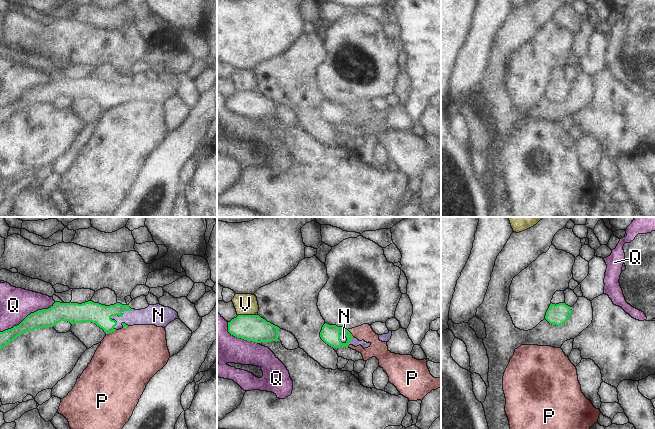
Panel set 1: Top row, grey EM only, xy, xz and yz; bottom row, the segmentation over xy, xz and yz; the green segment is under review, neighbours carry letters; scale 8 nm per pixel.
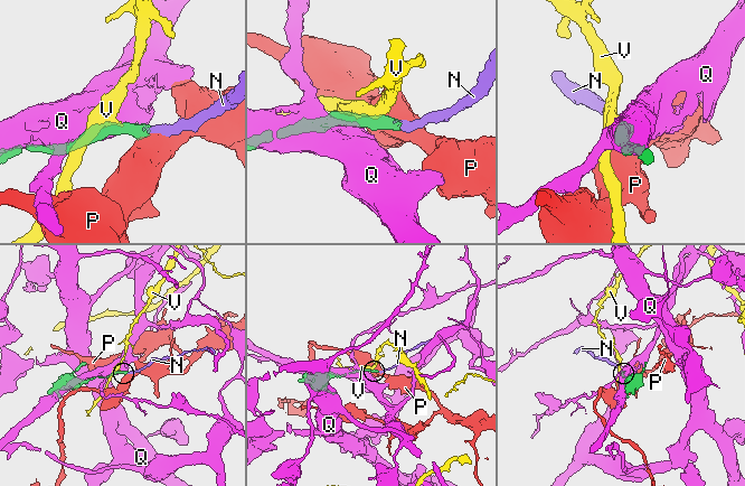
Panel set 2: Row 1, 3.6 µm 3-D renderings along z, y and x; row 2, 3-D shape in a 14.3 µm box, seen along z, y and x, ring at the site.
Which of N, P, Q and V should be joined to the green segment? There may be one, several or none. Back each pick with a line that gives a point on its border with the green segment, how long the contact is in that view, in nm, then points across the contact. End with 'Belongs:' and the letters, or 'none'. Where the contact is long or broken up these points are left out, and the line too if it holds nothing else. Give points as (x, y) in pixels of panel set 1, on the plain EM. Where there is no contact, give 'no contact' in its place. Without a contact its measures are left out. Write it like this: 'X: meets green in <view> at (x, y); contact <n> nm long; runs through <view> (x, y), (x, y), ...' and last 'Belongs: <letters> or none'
N: meets green in xy at (116, 90); contact 220 nm long; runs through xy (89, 87), (98, 90), (116, 90), (147, 92)
Belongs: N

